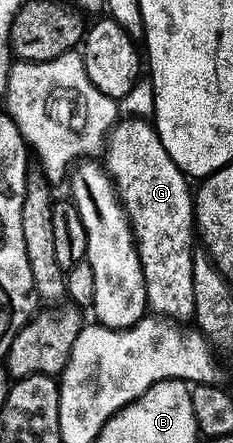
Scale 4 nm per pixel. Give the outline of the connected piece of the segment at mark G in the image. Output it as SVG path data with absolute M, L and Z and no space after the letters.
M119 119L104 145L104 167L118 189L118 199L130 220L134 231L134 245L138 247L140 266L146 283L146 303L151 313L167 317L175 322L186 322L193 317L192 262L196 251L196 225L194 223L194 196L192 184L186 173L179 170L176 162L164 150L158 131L153 123L146 120Z

